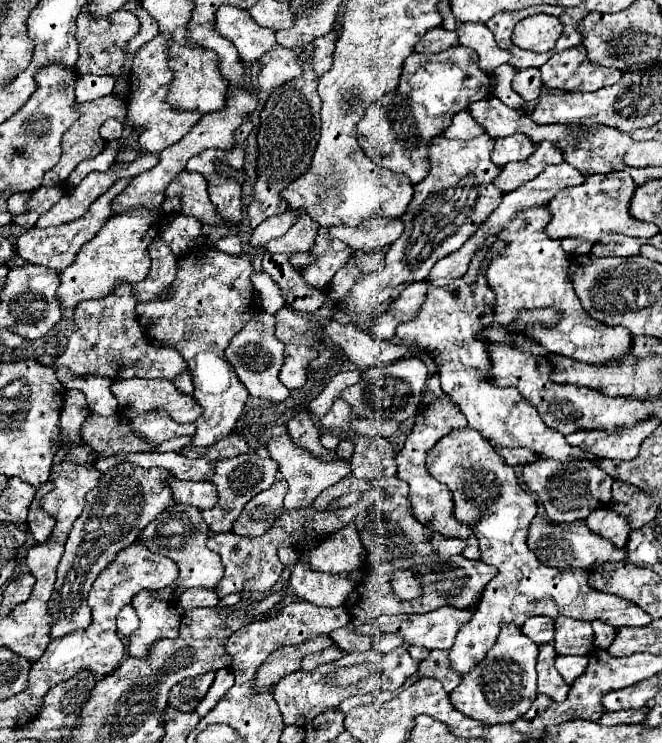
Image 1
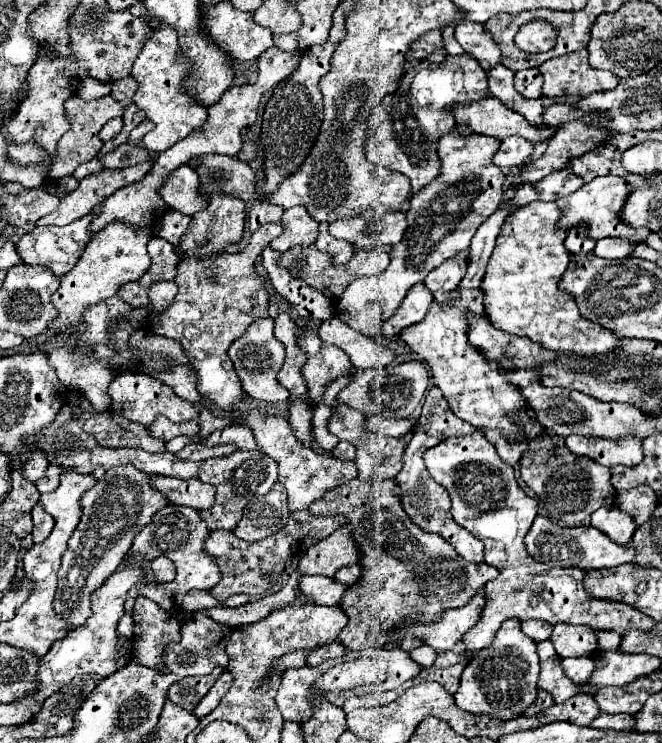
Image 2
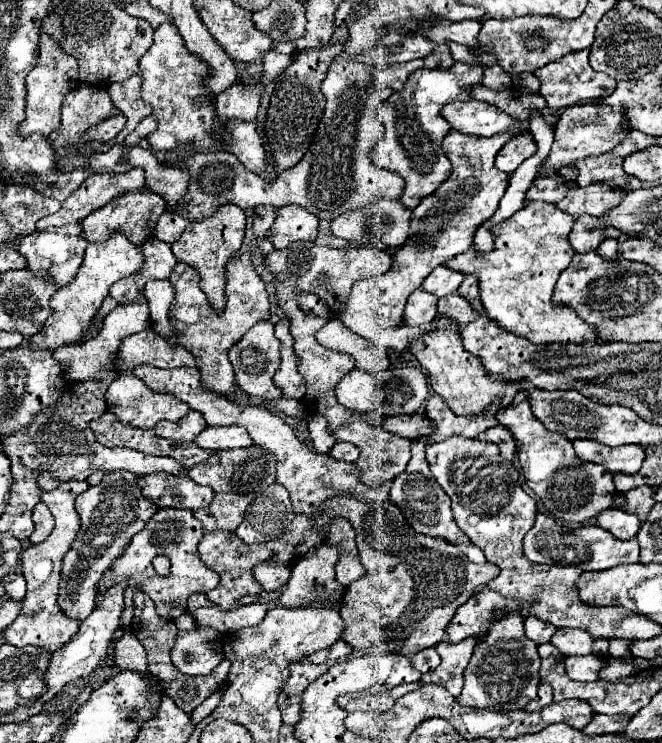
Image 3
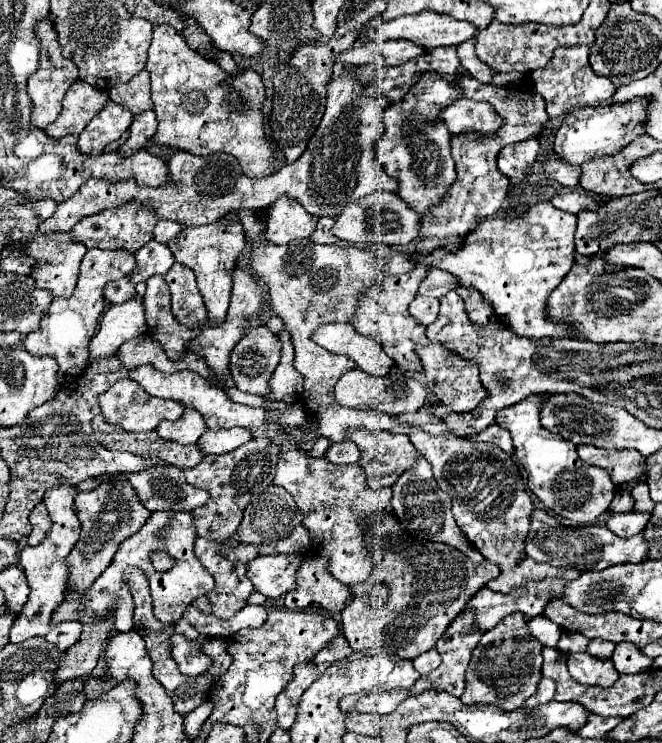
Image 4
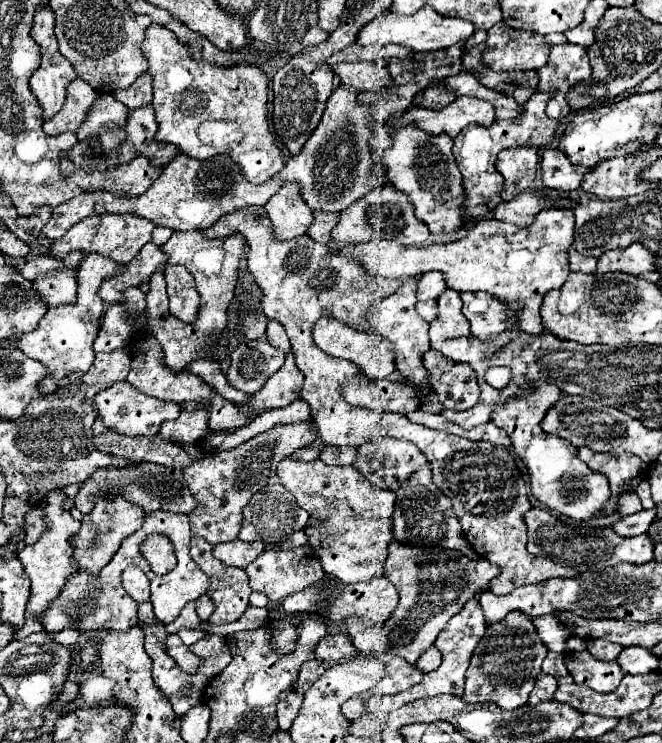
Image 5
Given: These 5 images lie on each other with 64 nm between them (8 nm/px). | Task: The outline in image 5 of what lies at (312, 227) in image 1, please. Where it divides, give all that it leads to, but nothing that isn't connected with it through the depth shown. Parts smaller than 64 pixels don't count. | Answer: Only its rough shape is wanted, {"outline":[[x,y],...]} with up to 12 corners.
{"outline":[[282,184],[264,210],[278,240],[302,236],[312,210],[300,184]]}

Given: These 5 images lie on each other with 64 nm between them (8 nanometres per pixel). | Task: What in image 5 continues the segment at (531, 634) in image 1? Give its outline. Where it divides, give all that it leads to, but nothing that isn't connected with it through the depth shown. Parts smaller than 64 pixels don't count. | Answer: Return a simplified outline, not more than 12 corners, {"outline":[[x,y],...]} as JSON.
{"outline":[[556,616],[534,626],[550,652],[566,652],[572,632]]}

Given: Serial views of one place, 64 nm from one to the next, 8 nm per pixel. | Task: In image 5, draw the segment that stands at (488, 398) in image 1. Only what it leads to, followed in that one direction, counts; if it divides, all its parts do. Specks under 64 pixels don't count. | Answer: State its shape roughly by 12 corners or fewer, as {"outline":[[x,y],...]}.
{"outline":[[436,350],[424,368],[444,408],[470,410],[480,396],[470,364]]}

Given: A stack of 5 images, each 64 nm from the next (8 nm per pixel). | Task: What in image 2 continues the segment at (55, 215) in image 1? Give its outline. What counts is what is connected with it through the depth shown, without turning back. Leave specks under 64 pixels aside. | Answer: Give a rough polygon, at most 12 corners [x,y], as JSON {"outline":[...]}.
{"outline":[[150,162],[80,180],[38,226],[66,226],[116,190],[136,184]]}

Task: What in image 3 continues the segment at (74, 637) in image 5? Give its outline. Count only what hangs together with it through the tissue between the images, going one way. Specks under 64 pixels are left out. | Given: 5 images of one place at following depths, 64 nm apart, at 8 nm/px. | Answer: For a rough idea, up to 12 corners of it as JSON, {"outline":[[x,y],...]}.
{"outline":[[86,482],[42,494],[56,526],[20,556],[28,594],[8,644],[60,650],[80,628],[56,600]]}

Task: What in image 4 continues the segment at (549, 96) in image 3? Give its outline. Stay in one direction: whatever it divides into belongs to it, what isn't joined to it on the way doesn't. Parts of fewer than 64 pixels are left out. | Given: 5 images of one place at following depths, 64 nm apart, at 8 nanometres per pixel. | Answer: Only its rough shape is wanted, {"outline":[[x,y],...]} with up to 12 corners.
{"outline":[[588,46],[556,48],[530,74],[550,118],[612,98]]}

